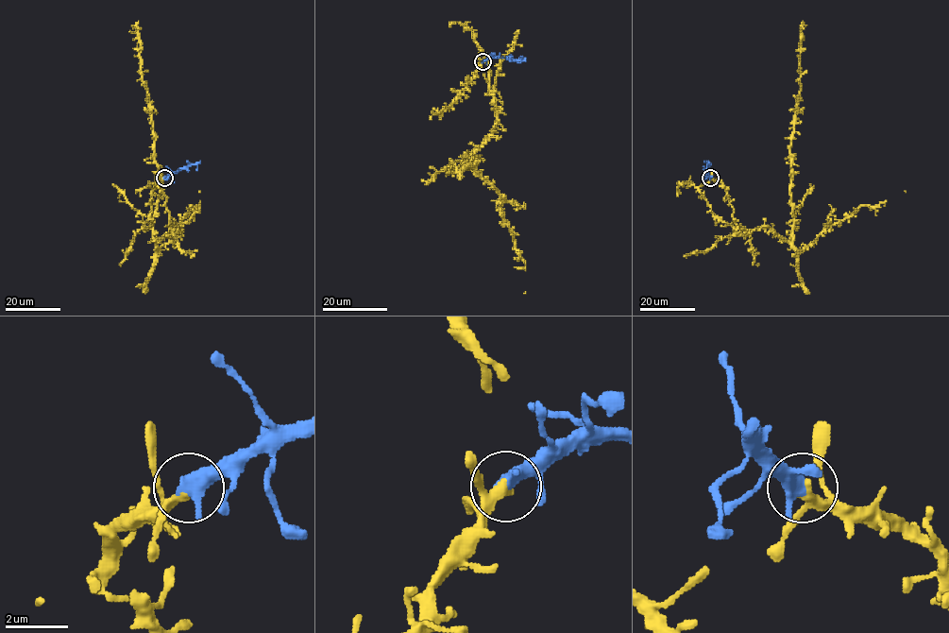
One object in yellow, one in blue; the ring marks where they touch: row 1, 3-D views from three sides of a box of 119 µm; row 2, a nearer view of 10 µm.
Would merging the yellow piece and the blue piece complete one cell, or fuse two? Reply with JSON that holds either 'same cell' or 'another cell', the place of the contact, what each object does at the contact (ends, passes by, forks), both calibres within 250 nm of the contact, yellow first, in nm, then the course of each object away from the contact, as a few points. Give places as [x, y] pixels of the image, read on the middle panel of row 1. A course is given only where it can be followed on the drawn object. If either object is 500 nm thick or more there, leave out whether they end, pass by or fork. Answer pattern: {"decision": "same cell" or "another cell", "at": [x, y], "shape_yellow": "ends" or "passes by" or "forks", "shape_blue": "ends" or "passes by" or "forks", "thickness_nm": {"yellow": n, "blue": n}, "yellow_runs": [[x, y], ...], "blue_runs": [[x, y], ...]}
{"decision": "same cell", "at": [482, 61], "thickness_nm": {"yellow": 280, "blue": 550}, "yellow_runs": [[482, 62], [480, 47], [495, 96], [494, 132], [469, 160], [477, 157], [469, 156], [446, 176]], "blue_runs": [[482, 62], [492, 58], [521, 59], [521, 56]]}

